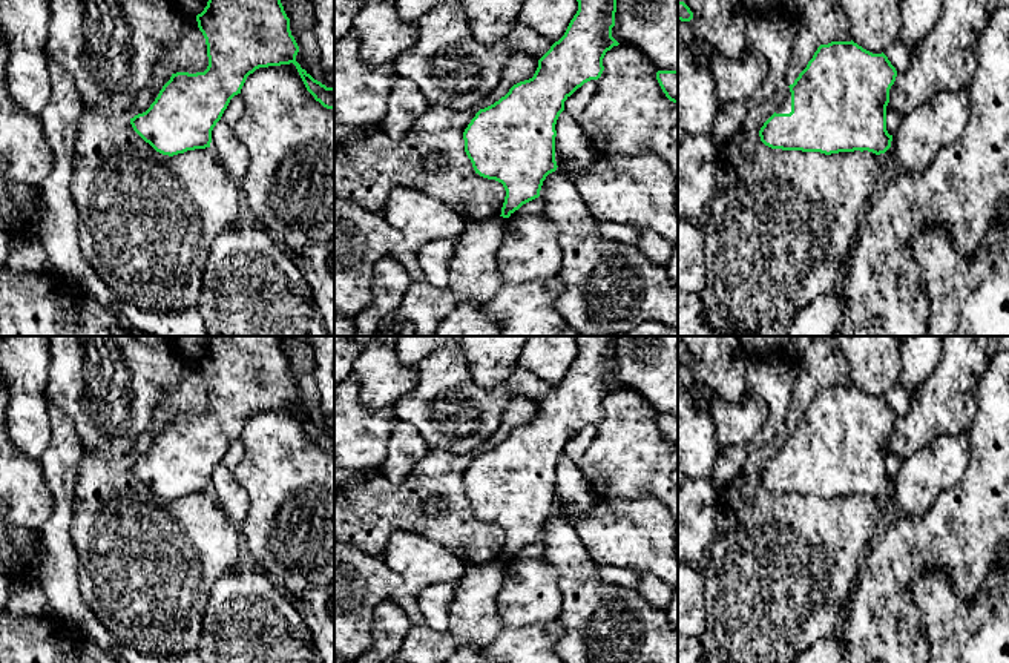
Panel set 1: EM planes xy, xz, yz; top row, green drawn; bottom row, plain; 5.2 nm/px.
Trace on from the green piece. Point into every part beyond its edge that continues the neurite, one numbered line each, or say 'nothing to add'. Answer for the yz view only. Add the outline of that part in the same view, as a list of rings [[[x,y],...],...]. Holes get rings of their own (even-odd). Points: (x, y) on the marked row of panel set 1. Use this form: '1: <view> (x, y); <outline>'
1: yz (785, 106); [[[787,87],[784,94],[784,100],[776,109],[776,114],[790,114],[790,112],[791,112],[791,92],[790,92],[790,87]]]

